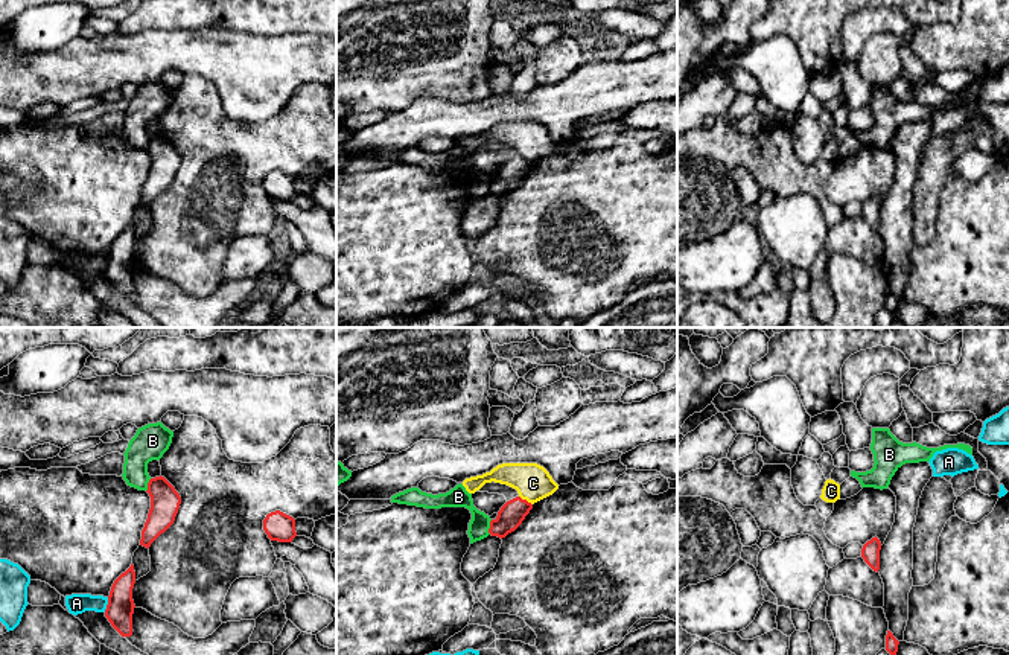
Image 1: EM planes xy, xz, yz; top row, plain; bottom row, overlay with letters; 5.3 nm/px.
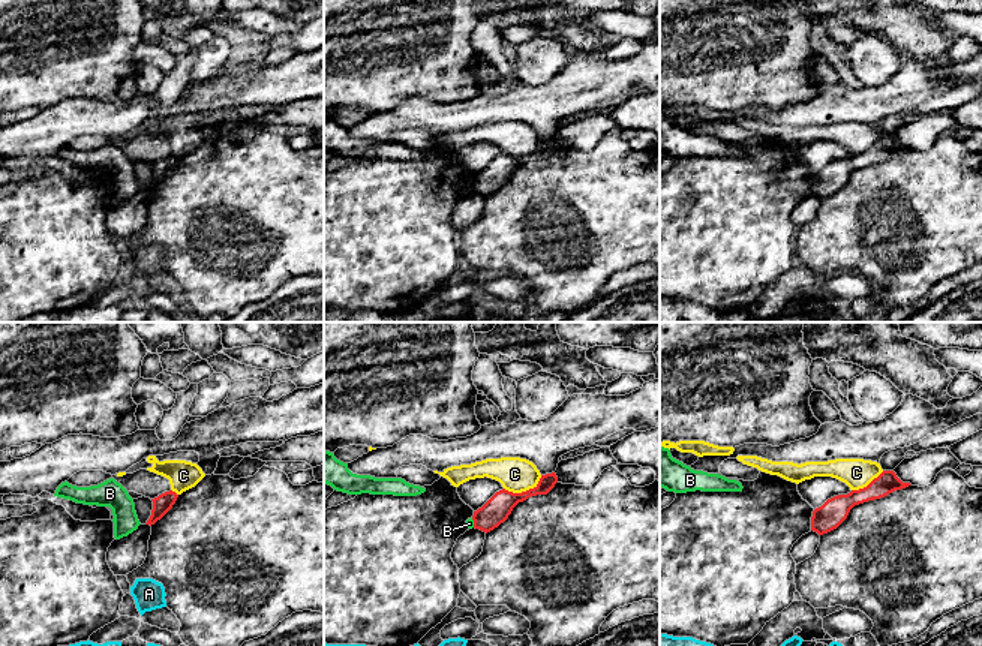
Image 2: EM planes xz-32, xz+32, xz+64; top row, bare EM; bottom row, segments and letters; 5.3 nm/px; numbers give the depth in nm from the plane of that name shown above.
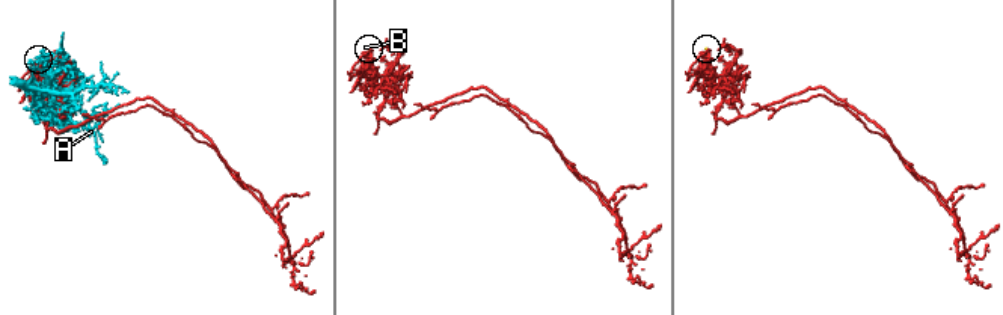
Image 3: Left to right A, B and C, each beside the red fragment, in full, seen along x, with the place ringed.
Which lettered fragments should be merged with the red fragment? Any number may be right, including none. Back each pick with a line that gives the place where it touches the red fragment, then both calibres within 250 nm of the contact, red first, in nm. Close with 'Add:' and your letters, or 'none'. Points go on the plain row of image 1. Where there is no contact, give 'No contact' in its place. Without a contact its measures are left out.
Add: none

